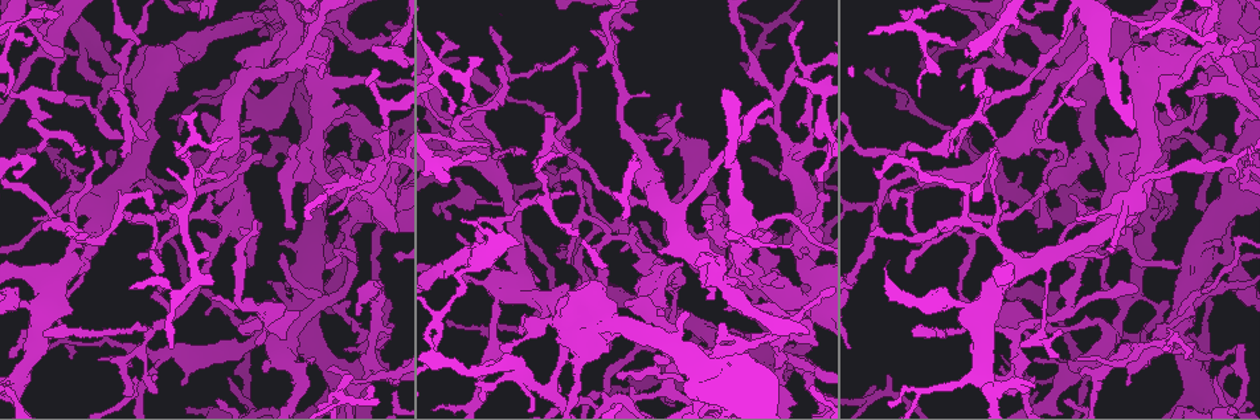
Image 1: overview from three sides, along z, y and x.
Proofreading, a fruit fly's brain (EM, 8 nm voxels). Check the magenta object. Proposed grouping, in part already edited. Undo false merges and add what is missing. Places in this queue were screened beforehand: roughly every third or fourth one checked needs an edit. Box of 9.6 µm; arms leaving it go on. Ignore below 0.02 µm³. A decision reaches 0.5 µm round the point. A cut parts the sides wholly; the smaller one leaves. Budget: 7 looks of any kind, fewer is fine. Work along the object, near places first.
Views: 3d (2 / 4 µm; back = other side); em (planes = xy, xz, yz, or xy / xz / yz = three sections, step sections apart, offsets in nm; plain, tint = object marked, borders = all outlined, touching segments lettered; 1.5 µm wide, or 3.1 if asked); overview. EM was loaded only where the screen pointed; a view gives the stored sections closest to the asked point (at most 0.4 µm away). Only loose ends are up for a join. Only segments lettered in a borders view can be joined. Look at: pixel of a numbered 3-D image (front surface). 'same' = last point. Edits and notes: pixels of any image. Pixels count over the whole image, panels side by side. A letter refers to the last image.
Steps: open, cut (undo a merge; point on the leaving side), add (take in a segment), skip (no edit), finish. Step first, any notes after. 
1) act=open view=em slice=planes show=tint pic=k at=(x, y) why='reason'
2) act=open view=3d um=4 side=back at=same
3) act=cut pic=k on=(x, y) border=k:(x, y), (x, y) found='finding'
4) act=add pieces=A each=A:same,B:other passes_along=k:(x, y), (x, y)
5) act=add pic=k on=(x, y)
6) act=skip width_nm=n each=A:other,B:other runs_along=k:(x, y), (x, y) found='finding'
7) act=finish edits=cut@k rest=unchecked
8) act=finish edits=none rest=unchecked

act=open view=em slice=planes show=borders pic=1 at=(297, 312) why='branch stops here'

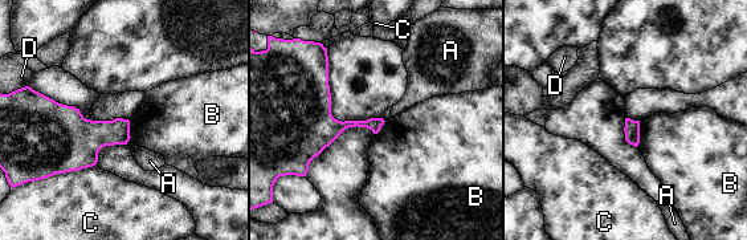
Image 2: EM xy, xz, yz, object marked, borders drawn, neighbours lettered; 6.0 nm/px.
act=skip each=A:other,B:other,C:other,D:other border=2:(640, 121), (640, 142), (636, 146) found='none of them fits'

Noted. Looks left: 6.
act=open view=3d um=2 side=back pic=1 at=(243, 229) why='thin end'

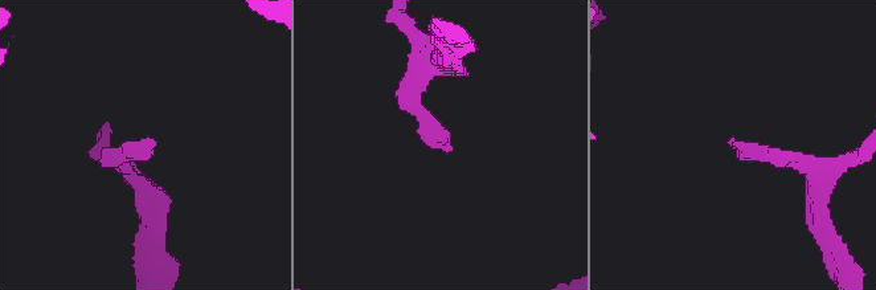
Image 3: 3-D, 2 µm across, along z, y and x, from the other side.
act=open view=em slice=planes show=tint pic=3 at=(731, 138) why='shape alone is not enough'

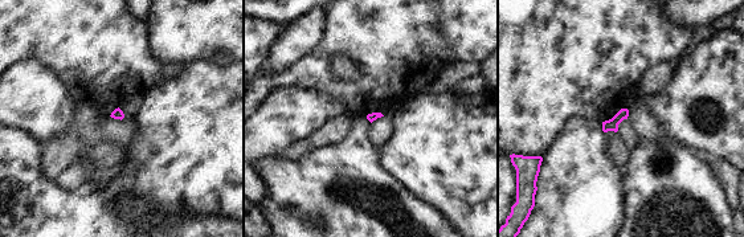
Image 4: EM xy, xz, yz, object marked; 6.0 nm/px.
act=open view=em slice=planes show=borders at=same

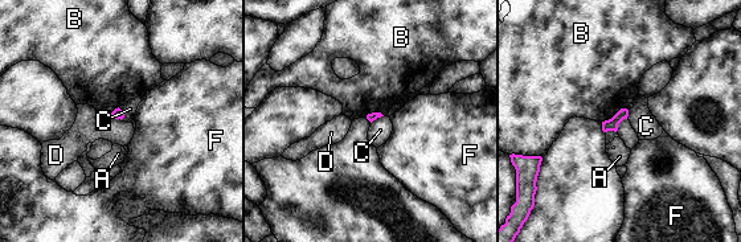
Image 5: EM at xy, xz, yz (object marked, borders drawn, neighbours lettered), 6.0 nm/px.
act=skip each=A:other,B:other,C:other,D:other,F:other border=5:(625, 107), (621, 107), (602, 122) found='none of them fits'

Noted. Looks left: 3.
act=open view=3d um=2 side=back pic=1 at=(615, 63) why='branch point'

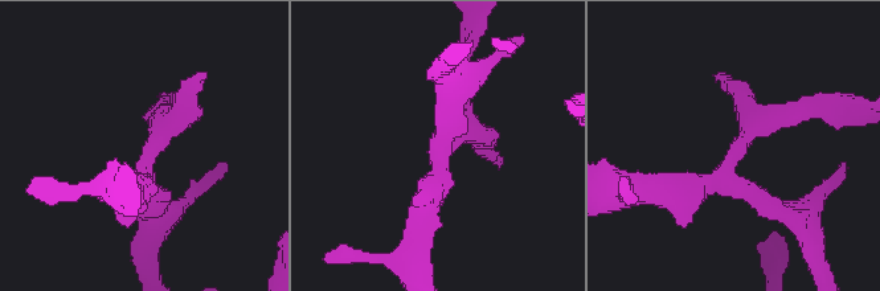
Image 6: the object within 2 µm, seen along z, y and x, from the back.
act=open view=em slice=planes show=borders pic=6 at=(141, 179)

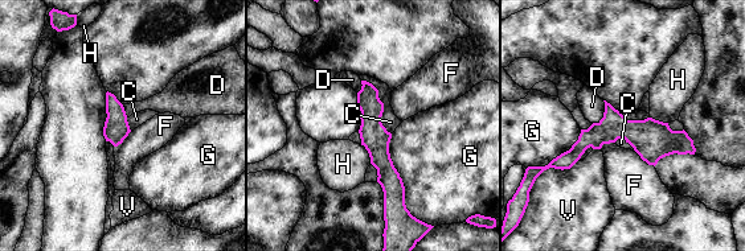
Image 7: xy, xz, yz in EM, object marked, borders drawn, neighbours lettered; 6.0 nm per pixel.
act=skip each=C:other,D:other,F:other,G:other,H:other,V:other border=7:(361, 79), (391, 134) found='continuous, no second neuron'

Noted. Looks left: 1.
act=finish edits=none rest=unchecked

